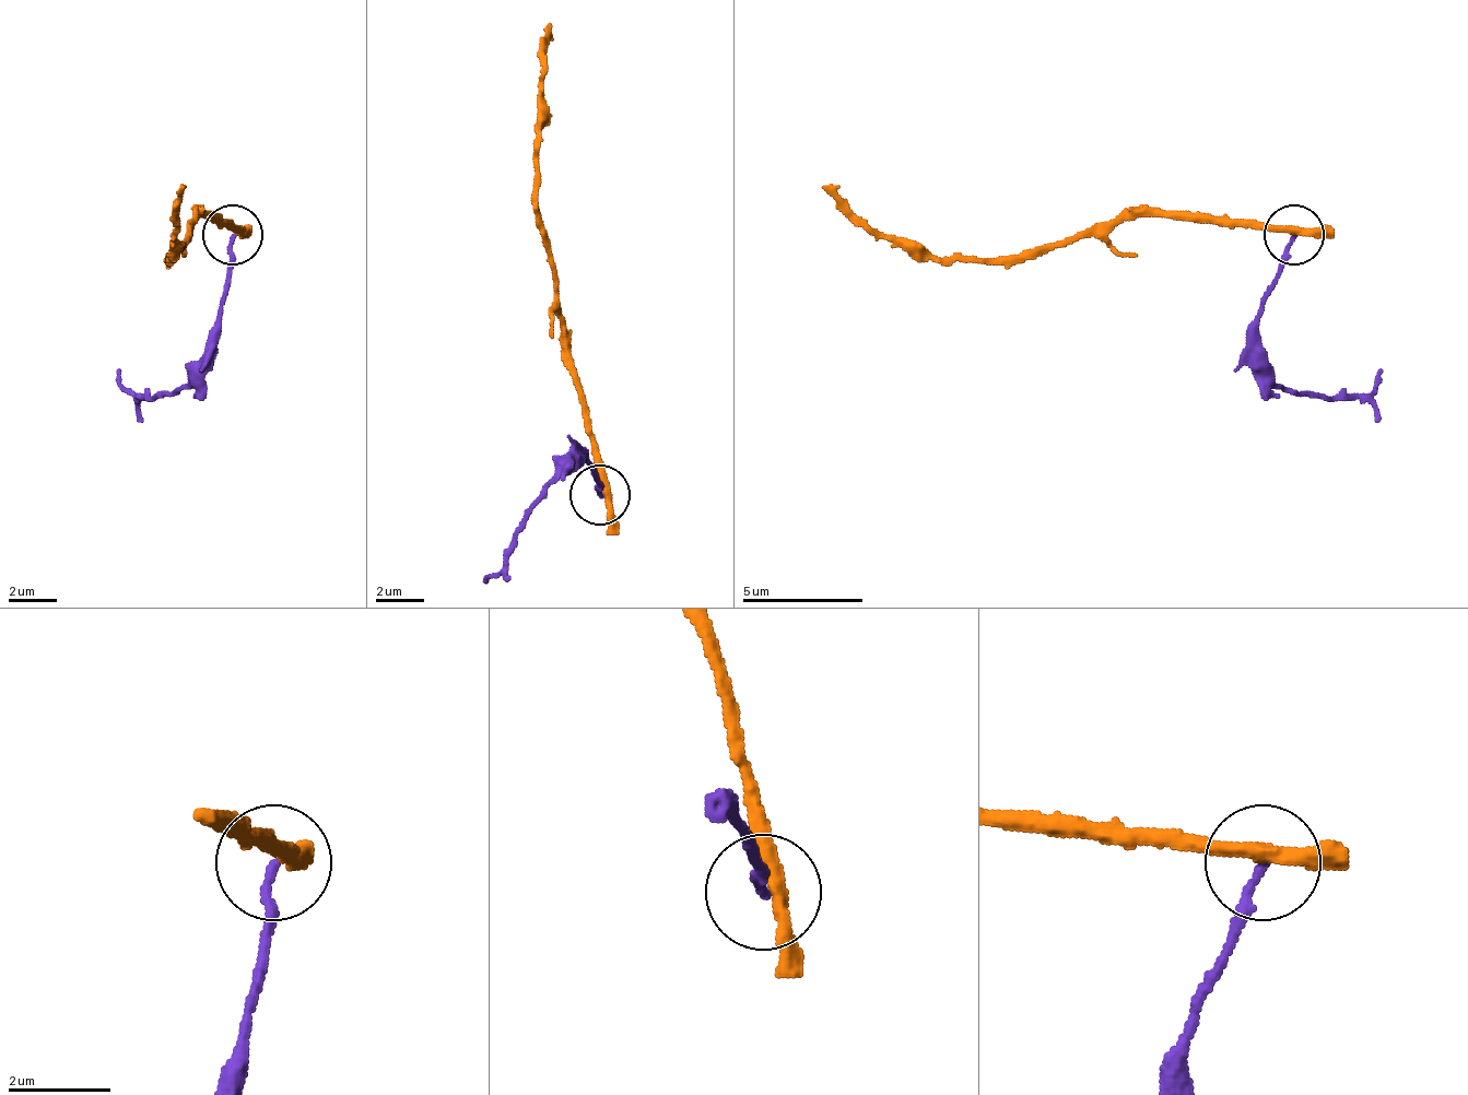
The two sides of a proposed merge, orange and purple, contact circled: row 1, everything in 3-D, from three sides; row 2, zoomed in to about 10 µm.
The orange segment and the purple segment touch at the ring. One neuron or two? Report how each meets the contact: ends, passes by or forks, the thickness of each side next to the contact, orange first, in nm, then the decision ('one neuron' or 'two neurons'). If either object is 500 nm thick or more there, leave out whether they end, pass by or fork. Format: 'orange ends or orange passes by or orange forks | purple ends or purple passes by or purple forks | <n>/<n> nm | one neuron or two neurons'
orange passes by | purple ends | 280/160 nm | two neurons

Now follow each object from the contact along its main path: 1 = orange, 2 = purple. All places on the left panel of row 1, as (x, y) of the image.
1: (234, 233), (204, 215), (168, 257), (186, 185)
2: (234, 233), (210, 360), (162, 396), (138, 396), (120, 372)

